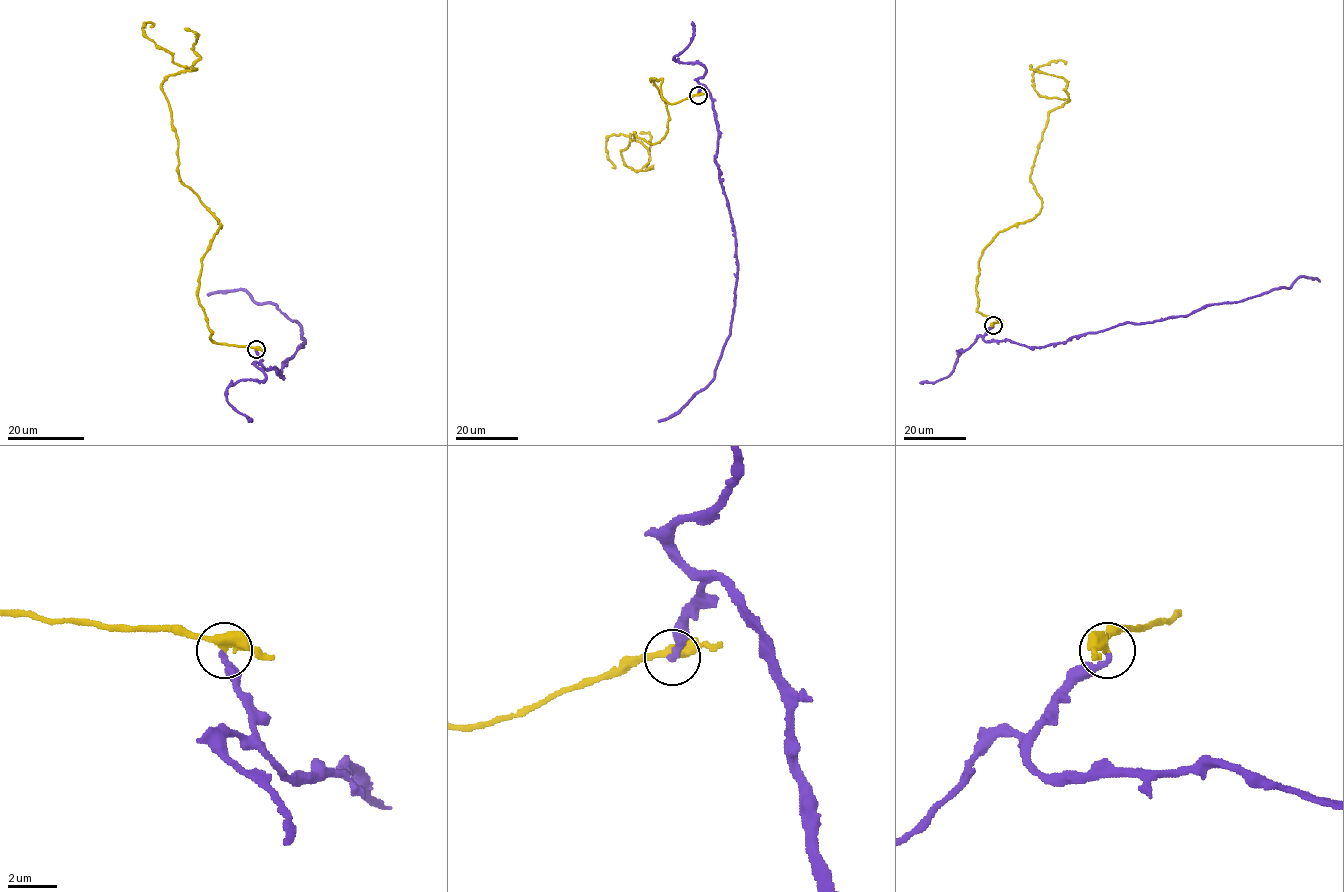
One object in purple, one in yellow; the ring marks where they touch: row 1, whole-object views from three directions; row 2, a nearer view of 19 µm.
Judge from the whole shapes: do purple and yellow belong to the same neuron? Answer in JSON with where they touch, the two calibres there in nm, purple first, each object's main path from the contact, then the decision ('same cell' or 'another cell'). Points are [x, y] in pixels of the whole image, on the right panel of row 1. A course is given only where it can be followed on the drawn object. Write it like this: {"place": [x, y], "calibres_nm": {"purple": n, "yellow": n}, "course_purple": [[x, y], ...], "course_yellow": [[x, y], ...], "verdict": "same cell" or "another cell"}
{"place": [993, 325], "calibres_nm": {"purple": 260, "yellow": 400}, "course_purple": [[993, 325], [985, 341], [1041, 347], [1119, 325], [1239, 302], [1288, 288], [1300, 277], [1319, 281]], "course_yellow": [[993, 325], [977, 310], [979, 261], [1040, 210], [1037, 147], [1068, 100], [1042, 97], [1032, 73], [1066, 64]], "verdict": "another cell"}

